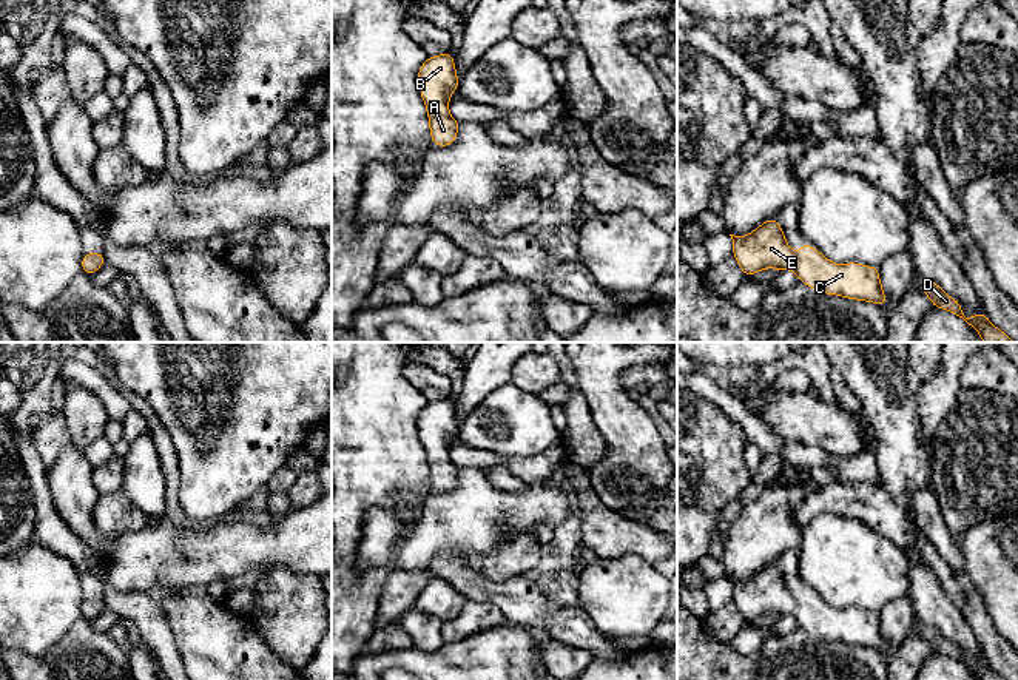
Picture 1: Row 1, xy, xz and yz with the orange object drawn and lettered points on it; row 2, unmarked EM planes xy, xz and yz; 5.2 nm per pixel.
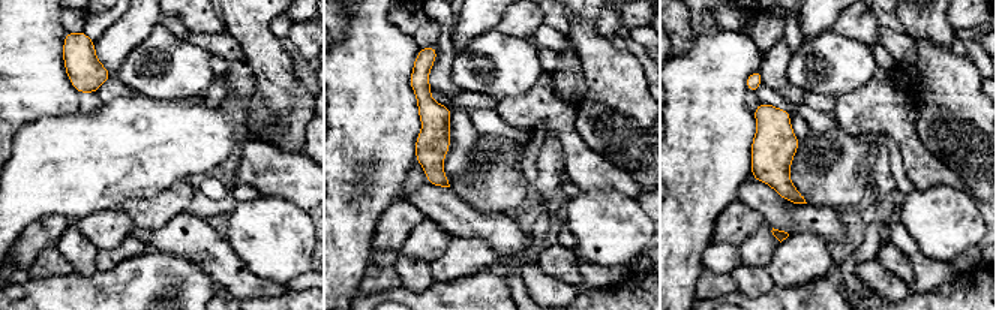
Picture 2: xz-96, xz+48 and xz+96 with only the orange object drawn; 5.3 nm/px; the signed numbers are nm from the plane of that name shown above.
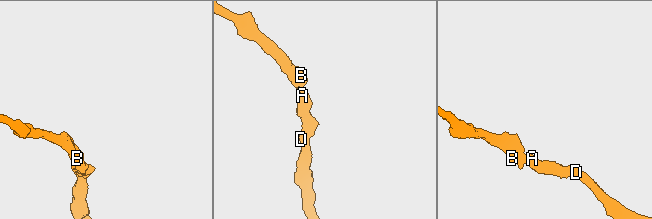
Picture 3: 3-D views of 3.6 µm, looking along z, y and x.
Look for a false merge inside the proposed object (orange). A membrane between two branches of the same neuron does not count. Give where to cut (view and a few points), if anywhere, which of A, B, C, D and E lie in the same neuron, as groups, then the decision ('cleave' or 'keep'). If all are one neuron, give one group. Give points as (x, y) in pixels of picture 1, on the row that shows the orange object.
no cut | A B C D E | keep

